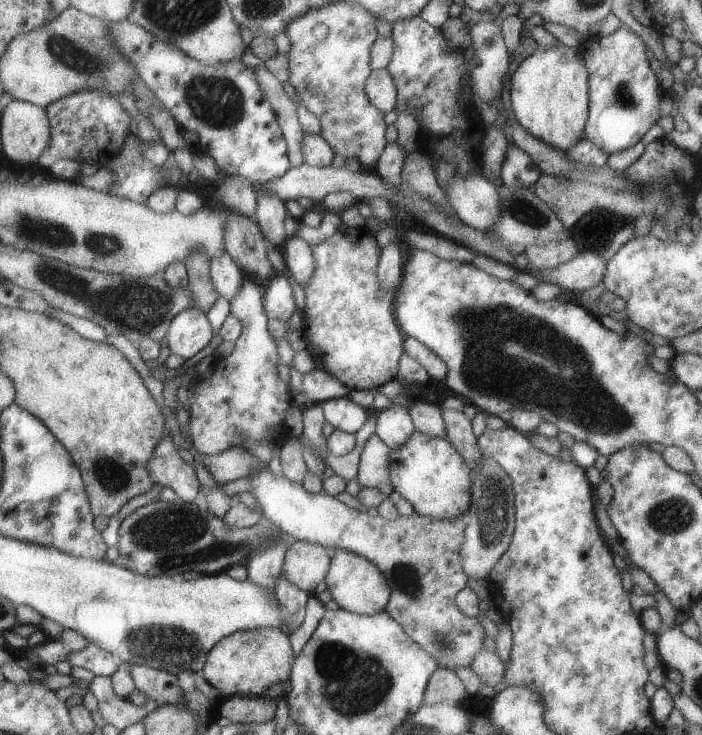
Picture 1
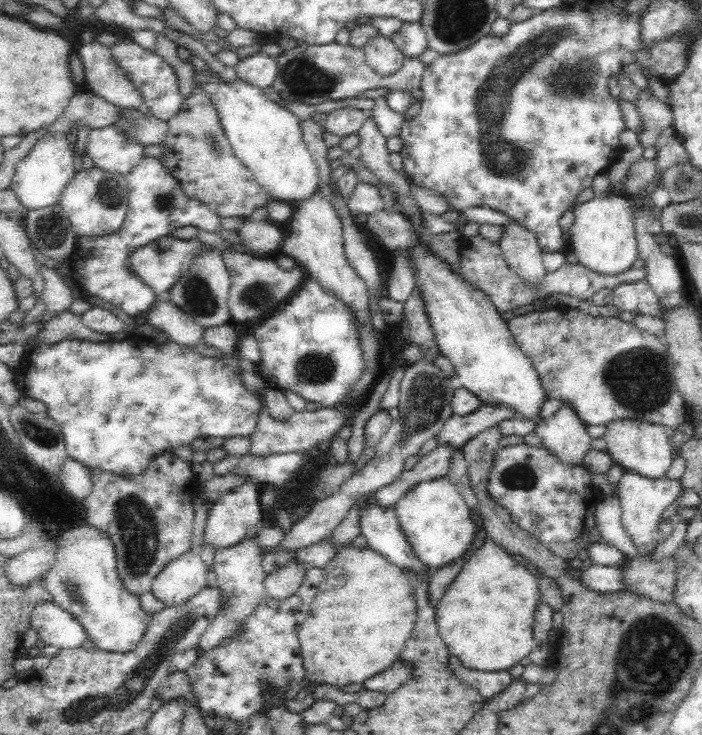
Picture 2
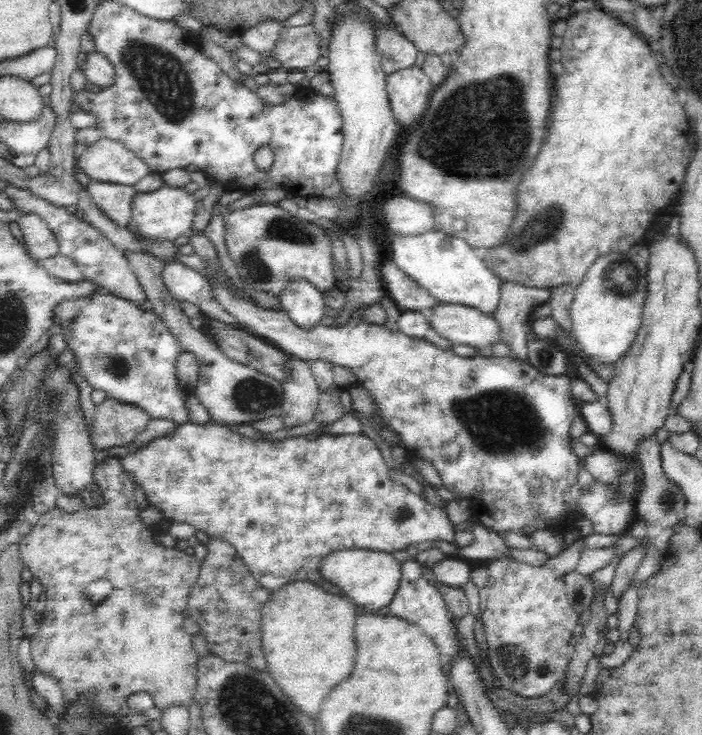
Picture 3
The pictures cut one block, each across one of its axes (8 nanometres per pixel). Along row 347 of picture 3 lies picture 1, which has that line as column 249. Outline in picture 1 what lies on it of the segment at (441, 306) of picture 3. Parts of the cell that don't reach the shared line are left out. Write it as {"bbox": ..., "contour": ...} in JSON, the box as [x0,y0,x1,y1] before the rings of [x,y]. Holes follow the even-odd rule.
{"bbox":[249,461,486,671],"contour":[[[260,461],[259,469],[249,475],[249,488],[262,509],[261,514],[280,531],[290,535],[294,540],[315,543],[321,546],[333,546],[361,555],[374,562],[386,576],[391,598],[385,612],[402,626],[406,635],[426,650],[439,667],[454,671],[459,667],[470,667],[471,660],[481,652],[482,639],[486,635],[478,618],[466,617],[456,605],[455,590],[464,585],[470,578],[464,573],[461,558],[463,535],[466,529],[462,517],[455,519],[432,519],[414,512],[412,516],[400,516],[394,521],[386,521],[379,515],[369,516],[357,509],[352,509],[336,497],[325,493],[308,493],[300,483],[291,482],[283,474],[274,475],[269,464]]]}

